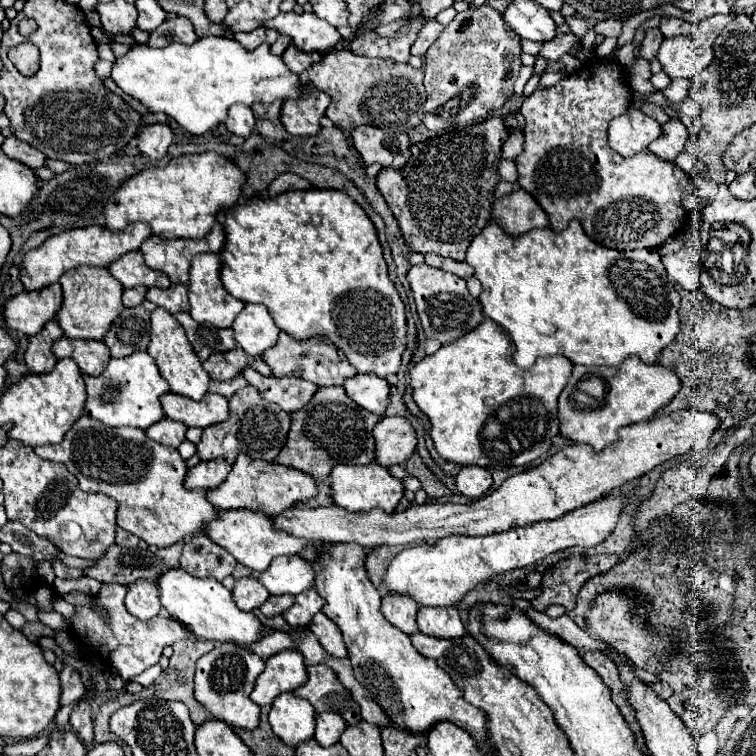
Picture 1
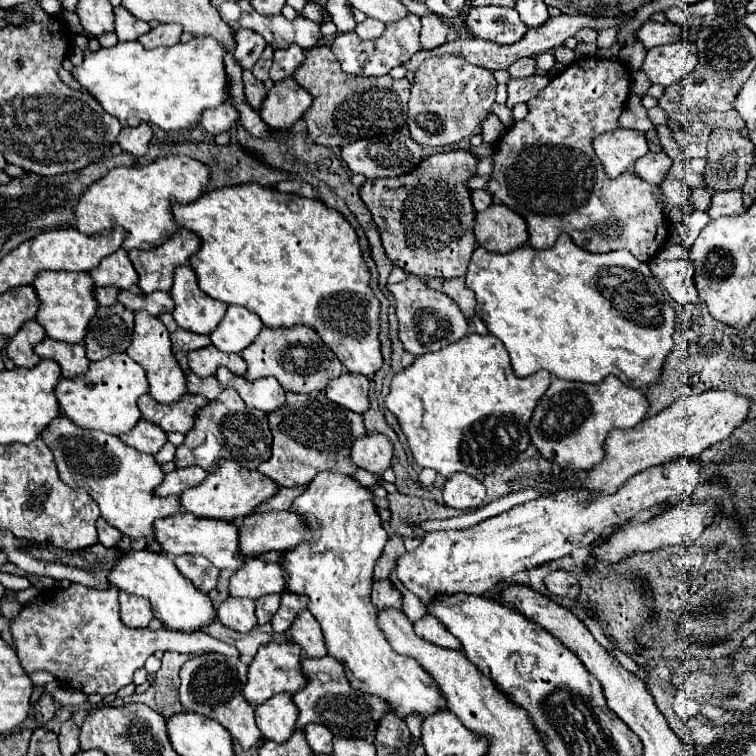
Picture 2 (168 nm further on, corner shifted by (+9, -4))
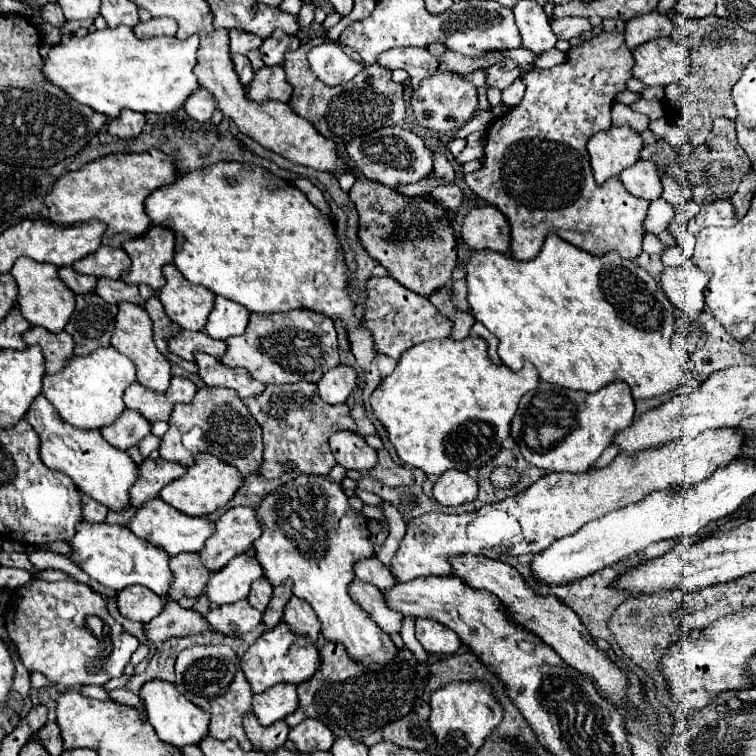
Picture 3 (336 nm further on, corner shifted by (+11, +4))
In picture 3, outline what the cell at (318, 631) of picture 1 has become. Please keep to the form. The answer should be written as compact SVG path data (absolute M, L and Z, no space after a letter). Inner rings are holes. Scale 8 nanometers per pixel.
M293 596L293 598L289 600L289 604L285 606L283 620L291 626L293 632L297 632L297 634L307 634L313 642L317 642L321 624L319 624L313 608L311 608L305 600Z

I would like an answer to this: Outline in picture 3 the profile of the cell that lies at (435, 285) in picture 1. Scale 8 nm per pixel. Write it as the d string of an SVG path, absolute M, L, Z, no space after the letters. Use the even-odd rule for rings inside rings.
M371 276L365 286L367 286L367 300L365 300L363 328L371 332L377 354L385 354L389 358L399 360L401 352L405 352L407 348L427 340L443 340L451 334L451 322L445 316L441 316L425 296L407 290L391 276L385 278Z

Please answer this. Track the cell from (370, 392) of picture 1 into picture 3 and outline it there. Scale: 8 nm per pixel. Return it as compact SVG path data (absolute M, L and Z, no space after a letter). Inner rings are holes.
M339 364L321 376L321 380L317 382L317 392L327 404L343 404L355 386L355 370L351 366Z

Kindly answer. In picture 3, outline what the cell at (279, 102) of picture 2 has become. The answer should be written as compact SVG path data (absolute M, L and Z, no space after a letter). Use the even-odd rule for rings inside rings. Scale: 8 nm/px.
M263 66L261 70L255 72L253 80L249 86L245 86L247 98L255 102L265 102L265 100L279 100L279 102L289 102L293 88L289 88L285 80L285 72L281 66Z

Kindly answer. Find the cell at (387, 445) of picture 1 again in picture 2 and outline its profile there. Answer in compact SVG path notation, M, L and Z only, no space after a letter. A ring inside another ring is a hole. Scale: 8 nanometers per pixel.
M371 432L371 434L355 440L353 450L351 450L351 460L359 468L381 476L387 468L391 468L393 444L385 434Z

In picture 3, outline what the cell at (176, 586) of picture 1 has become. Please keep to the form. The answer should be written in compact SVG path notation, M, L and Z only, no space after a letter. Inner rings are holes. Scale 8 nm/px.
M81 520L69 546L71 546L71 562L77 564L85 574L89 574L89 578L97 580L101 586L119 592L127 586L141 584L159 596L165 598L169 596L173 574L169 570L167 552L149 544L147 540L137 538L129 528L107 522L89 524L87 520Z

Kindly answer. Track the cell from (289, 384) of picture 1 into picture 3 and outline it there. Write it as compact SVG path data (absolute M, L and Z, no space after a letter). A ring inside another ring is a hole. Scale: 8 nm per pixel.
M197 352L195 362L199 366L199 376L207 386L231 388L241 396L241 400L257 396L265 390L265 384L253 380L245 368L223 366L219 360L215 360L205 352Z

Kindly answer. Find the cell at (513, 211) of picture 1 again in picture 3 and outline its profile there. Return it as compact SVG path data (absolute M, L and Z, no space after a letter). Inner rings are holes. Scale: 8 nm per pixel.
M491 204L471 208L461 226L461 238L471 250L495 250L501 254L509 252L511 228L505 216Z

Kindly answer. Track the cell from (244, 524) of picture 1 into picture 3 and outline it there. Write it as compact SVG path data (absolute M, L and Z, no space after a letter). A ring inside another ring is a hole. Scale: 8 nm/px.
M153 498L153 500L149 500L149 504L137 508L135 516L129 520L129 530L135 532L135 536L165 550L169 556L177 556L181 552L199 552L203 548L205 540L213 534L213 528L215 528L215 524L209 522L207 518L185 516L185 514L173 510L161 498Z

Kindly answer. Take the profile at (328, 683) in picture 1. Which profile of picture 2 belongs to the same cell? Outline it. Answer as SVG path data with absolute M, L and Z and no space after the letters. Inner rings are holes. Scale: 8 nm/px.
M333 656L307 658L301 664L301 672L307 680L307 686L293 694L293 702L299 708L297 728L305 728L311 722L327 726L335 736L341 738L373 738L377 722L389 712L389 706L377 696L353 692L349 680L345 678L343 666Z

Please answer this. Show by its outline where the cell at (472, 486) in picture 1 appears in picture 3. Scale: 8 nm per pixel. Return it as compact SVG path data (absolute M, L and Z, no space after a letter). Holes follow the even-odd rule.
M445 472L433 486L433 496L443 506L459 506L475 500L477 482L465 472Z

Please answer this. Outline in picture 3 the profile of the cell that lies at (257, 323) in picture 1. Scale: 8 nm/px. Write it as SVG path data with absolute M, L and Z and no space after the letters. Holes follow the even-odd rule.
M223 296L215 298L215 306L209 314L209 322L205 326L205 332L211 338L225 340L229 336L237 336L245 332L249 322L249 310L233 300L227 300Z

